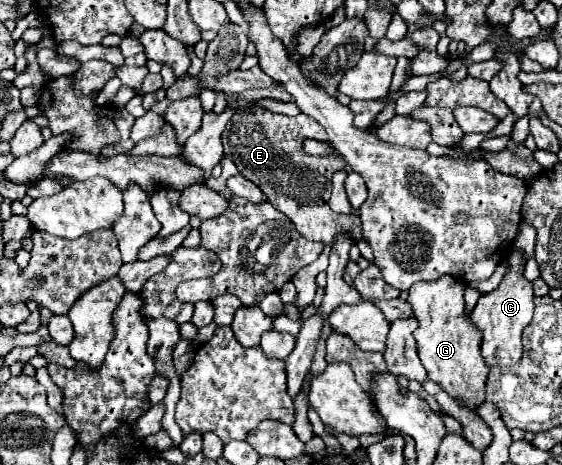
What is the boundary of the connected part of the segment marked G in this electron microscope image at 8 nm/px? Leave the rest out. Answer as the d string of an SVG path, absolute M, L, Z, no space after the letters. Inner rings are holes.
M448 276L436 282L418 282L412 286L408 302L412 304L416 320L420 322L414 338L418 356L428 370L428 378L440 384L440 388L458 400L464 408L480 408L484 404L486 378L490 368L480 354L482 334L464 314L464 284Z

